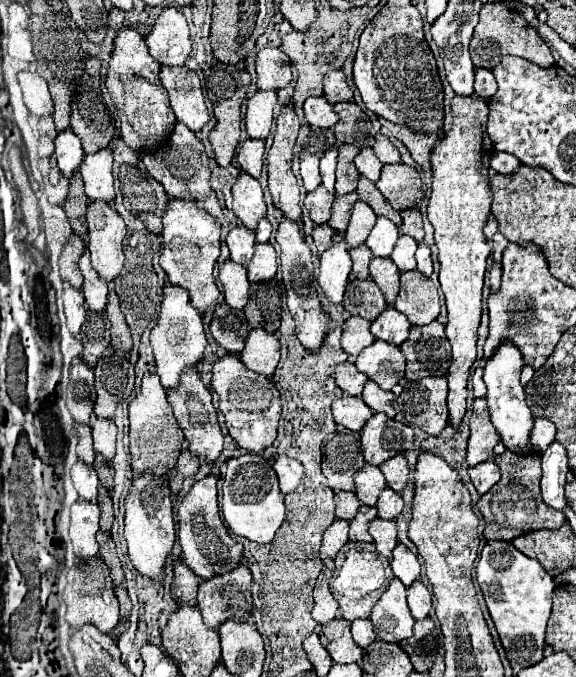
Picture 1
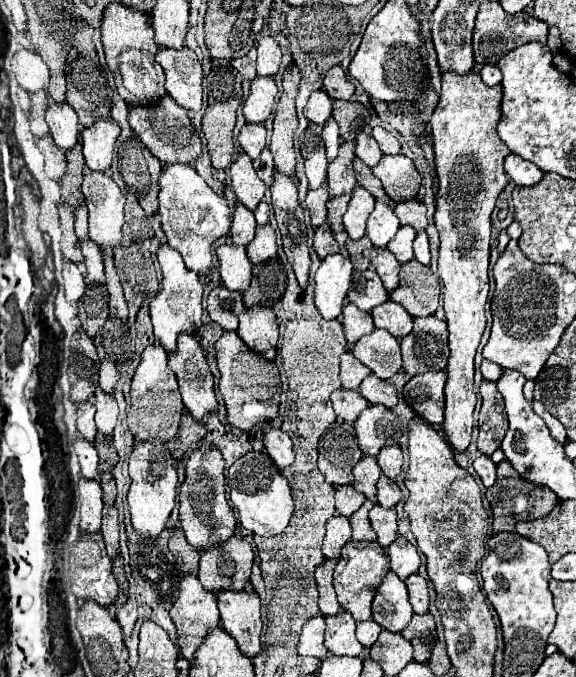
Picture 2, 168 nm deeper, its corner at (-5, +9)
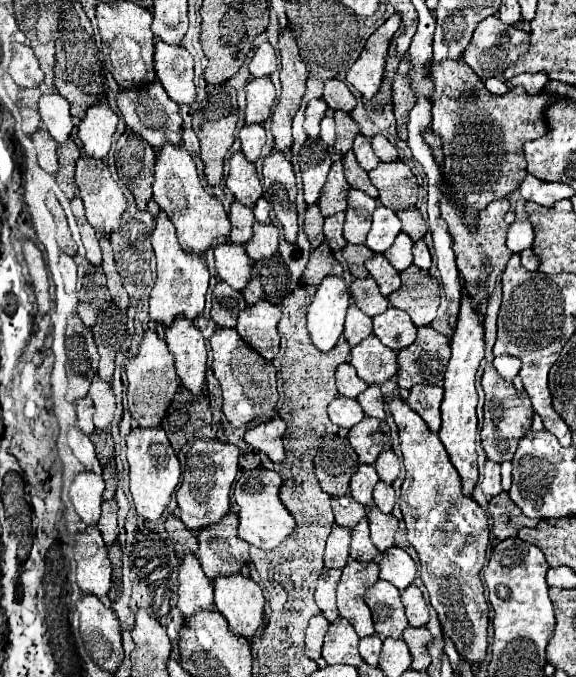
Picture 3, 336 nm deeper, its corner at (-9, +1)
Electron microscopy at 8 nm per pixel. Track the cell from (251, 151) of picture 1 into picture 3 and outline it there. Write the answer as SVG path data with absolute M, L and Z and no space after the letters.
M248 124L240 130L240 140L242 140L242 152L246 156L246 160L256 162L260 160L264 142L266 142L266 132L262 128L262 124Z

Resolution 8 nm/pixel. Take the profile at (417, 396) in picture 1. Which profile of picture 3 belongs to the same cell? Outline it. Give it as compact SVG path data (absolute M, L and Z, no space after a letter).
M418 384L410 390L406 404L420 414L420 418L428 424L428 428L438 434L440 430L440 404L444 398L444 390L440 386Z

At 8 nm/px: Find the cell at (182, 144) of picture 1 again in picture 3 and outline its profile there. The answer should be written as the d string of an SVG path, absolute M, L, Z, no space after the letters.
M158 82L150 84L148 88L122 90L118 94L118 108L126 120L126 126L146 140L154 150L160 150L166 142L172 146L182 144L182 116L178 112L178 104L168 98L166 90L162 90Z

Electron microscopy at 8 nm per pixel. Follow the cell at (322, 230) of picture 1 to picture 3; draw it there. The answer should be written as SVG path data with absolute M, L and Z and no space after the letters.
M322 242L310 254L310 262L302 274L302 282L318 286L322 282L322 278L326 278L326 274L342 274L342 264L334 258L330 246L326 242Z

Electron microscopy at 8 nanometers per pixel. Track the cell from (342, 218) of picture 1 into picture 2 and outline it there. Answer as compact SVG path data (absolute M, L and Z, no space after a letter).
M342 194L342 196L336 196L336 198L330 198L328 200L328 224L332 228L334 234L342 232L344 226L342 226L342 216L346 212L346 206L350 202L350 196L348 194Z

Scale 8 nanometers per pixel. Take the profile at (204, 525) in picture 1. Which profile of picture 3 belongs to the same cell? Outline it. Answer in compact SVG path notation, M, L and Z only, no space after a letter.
M202 438L196 440L186 454L186 468L182 474L182 486L176 492L180 520L186 524L188 530L200 532L202 528L220 522L230 512L228 492L230 484L238 472L238 448L232 444L222 444L218 440Z

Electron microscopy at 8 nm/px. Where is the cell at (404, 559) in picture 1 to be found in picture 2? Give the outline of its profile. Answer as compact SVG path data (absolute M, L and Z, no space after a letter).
M398 536L386 550L388 560L390 560L390 570L398 574L400 580L406 580L410 574L418 572L420 566L420 556L416 546L412 546L406 538Z

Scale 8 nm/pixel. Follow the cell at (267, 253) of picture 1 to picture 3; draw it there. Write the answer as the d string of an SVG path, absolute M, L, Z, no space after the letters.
M254 222L254 236L250 238L250 242L246 242L248 256L254 262L258 262L258 260L270 258L276 250L278 250L278 230L276 230L276 226L272 226L270 222L266 222L266 224Z

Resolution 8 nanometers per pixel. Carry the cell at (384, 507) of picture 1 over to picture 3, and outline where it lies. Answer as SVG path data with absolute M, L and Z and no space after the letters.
M378 482L374 486L374 504L384 512L384 514L390 514L392 508L394 508L394 488L386 482Z

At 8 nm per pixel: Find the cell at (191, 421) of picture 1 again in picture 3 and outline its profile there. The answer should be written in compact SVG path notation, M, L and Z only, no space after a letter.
M178 318L178 322L166 330L166 344L174 356L182 386L194 398L200 398L206 390L206 346L202 332L184 318Z

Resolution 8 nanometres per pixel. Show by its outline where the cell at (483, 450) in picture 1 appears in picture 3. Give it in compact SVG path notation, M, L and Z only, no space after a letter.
M492 364L486 366L484 376L482 376L482 388L486 394L486 404L484 404L484 426L482 426L482 448L492 462L504 462L512 460L514 450L518 446L518 438L522 438L524 428L530 426L532 418L532 406L530 398L526 394L518 394L512 386L512 382L506 382L498 378L496 370Z

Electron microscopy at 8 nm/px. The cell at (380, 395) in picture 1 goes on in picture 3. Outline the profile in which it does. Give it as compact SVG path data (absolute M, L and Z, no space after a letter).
M376 384L368 386L358 396L358 402L360 402L366 416L374 416L374 418L380 418L380 420L386 418L386 396L380 392L380 388Z

